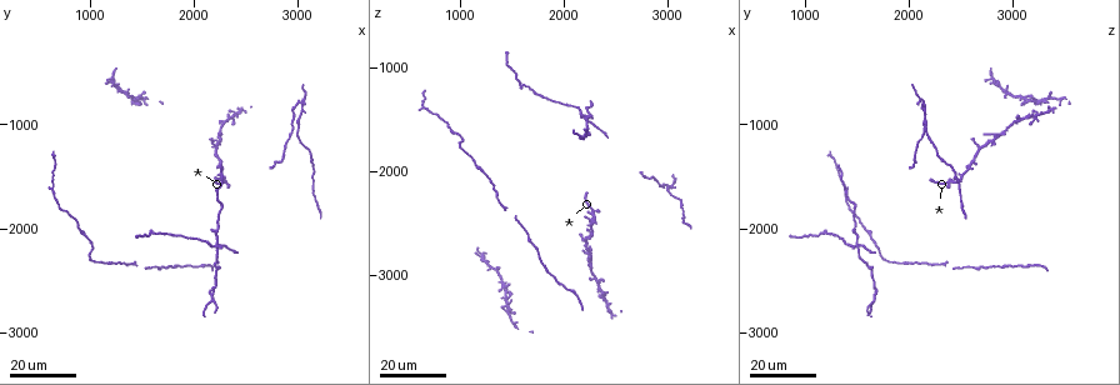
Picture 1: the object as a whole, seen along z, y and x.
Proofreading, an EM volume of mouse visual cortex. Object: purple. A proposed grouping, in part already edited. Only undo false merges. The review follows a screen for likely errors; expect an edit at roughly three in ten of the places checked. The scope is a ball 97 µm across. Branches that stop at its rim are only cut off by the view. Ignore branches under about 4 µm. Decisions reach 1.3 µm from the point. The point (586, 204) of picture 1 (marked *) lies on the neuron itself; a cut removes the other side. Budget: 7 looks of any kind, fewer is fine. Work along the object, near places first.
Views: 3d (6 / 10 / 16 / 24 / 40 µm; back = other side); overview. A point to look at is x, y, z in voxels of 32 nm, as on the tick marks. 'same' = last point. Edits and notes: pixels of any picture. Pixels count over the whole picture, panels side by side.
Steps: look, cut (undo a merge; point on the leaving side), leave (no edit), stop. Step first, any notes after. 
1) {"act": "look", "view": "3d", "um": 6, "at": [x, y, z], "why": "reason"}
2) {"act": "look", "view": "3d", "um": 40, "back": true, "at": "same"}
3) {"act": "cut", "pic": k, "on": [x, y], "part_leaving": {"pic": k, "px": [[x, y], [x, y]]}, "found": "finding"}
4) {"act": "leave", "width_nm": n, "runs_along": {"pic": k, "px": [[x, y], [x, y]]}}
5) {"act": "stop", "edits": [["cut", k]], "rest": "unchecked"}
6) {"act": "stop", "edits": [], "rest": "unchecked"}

{"act": "look", "view": "3d", "um": 16, "at": [2220, 2180, 1500], "why": "looks like a crossing"}

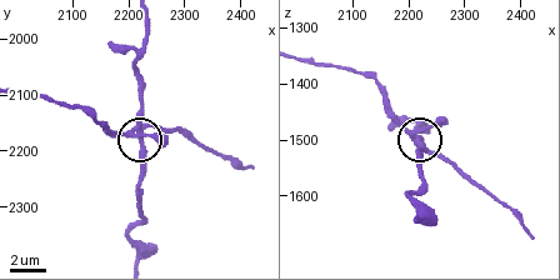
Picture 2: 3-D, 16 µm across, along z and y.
{"act": "look", "view": "3d", "um": 6, "at": [2215, 2165, 1505]}

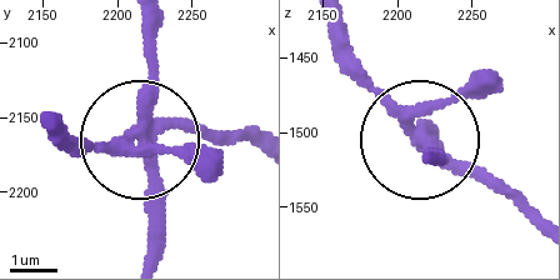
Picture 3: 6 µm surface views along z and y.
{"act": "look", "view": "3d", "um": 6, "back": true, "at": [2218, 2164, 1504]}

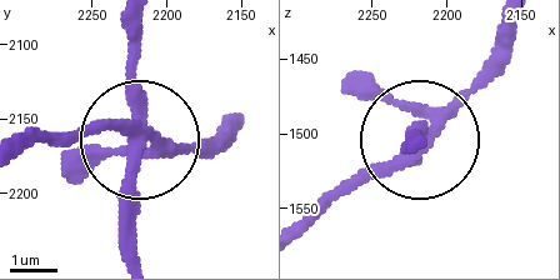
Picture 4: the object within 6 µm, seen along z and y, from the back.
{"act": "cut", "pic": 4, "on": [134, 205], "arms": 5, "part_leaving": {"pic": 4, "px": [[136, 126], [136, 23]]}, "found": "two neurons meet here"}

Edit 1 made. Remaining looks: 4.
{"act": "look", "view": "overview"}

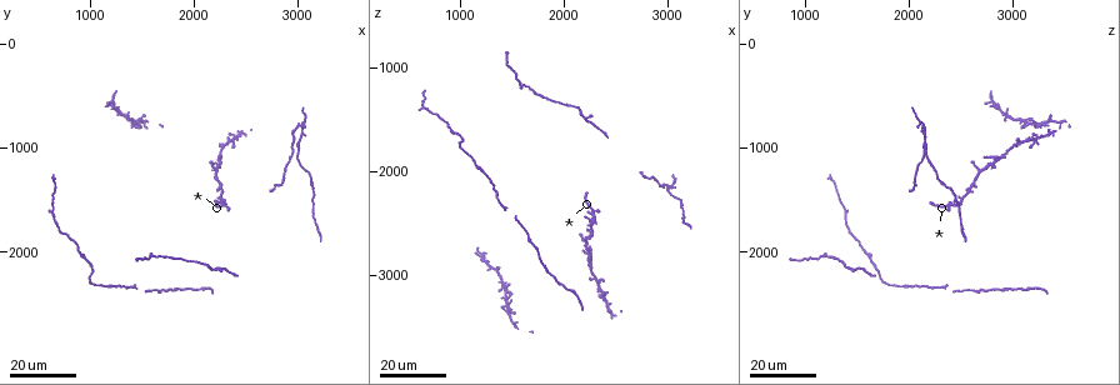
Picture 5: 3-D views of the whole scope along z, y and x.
{"act": "look", "view": "3d", "um": 24, "at": [1700, 2340, 2720]}

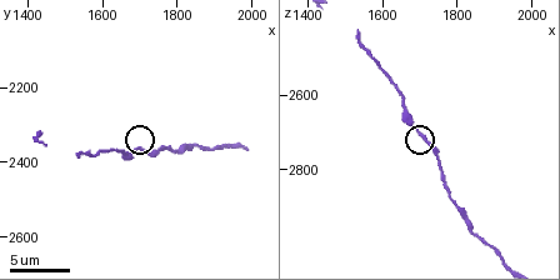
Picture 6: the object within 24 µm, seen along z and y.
{"act": "look", "view": "3d", "um": 6, "at": [1700, 2360, 2710]}

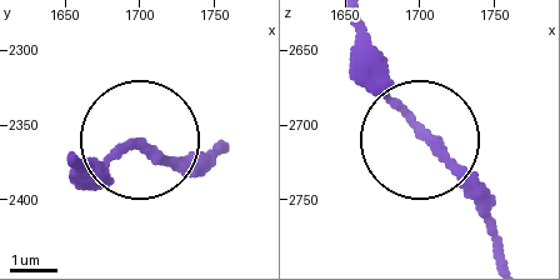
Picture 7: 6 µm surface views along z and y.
{"act": "leave", "found": "continuous, no second neuron"}

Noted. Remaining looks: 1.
{"act": "stop", "edits": [["cut", 4]], "rest": "unchecked"}

